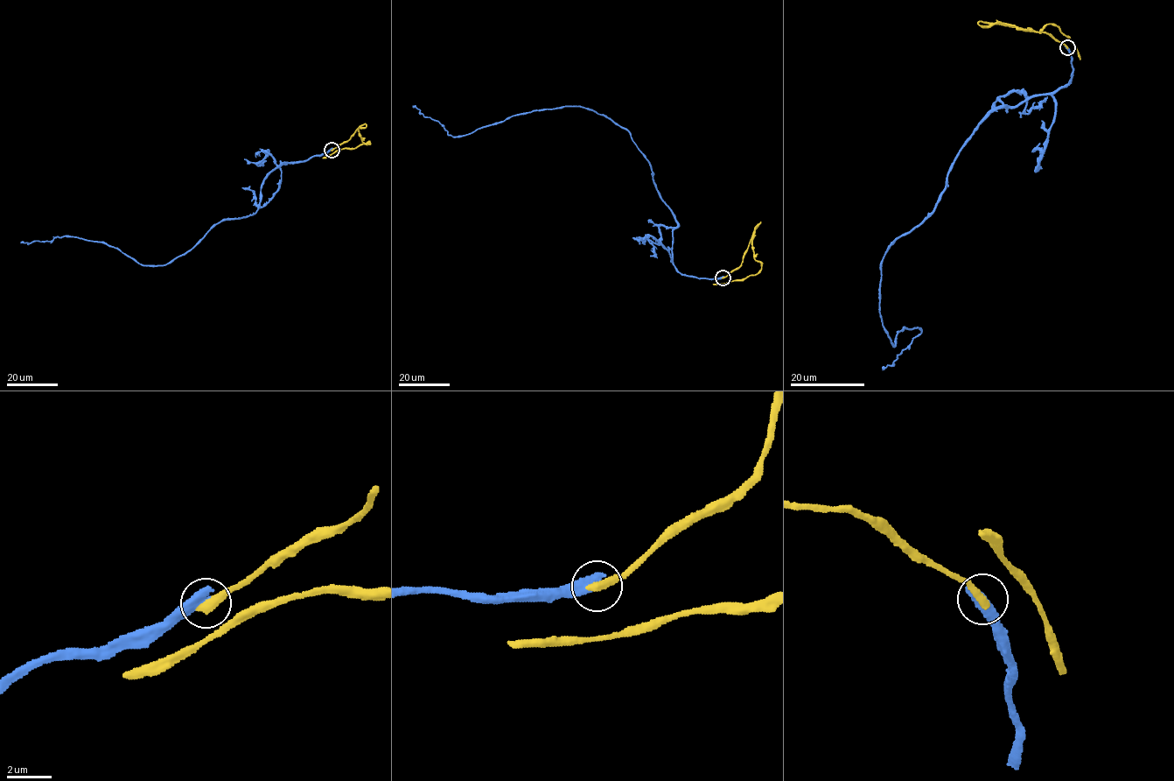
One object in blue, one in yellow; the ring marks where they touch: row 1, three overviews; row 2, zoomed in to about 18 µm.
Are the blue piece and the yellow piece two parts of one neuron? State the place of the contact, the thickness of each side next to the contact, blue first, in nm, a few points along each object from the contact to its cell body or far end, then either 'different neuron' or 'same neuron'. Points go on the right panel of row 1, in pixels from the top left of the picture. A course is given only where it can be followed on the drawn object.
place (1067, 47); calibres 500 and 440 nm; course blue (1066, 47), (1070, 81), (988, 112), (938, 203), (883, 257), (893, 347), (903, 329), (920, 330), (883, 368); course yellow (1066, 47), (1044, 33), (1008, 25), (1041, 31), (1047, 24), (1058, 26), (1077, 50), (1079, 59); different neuron

